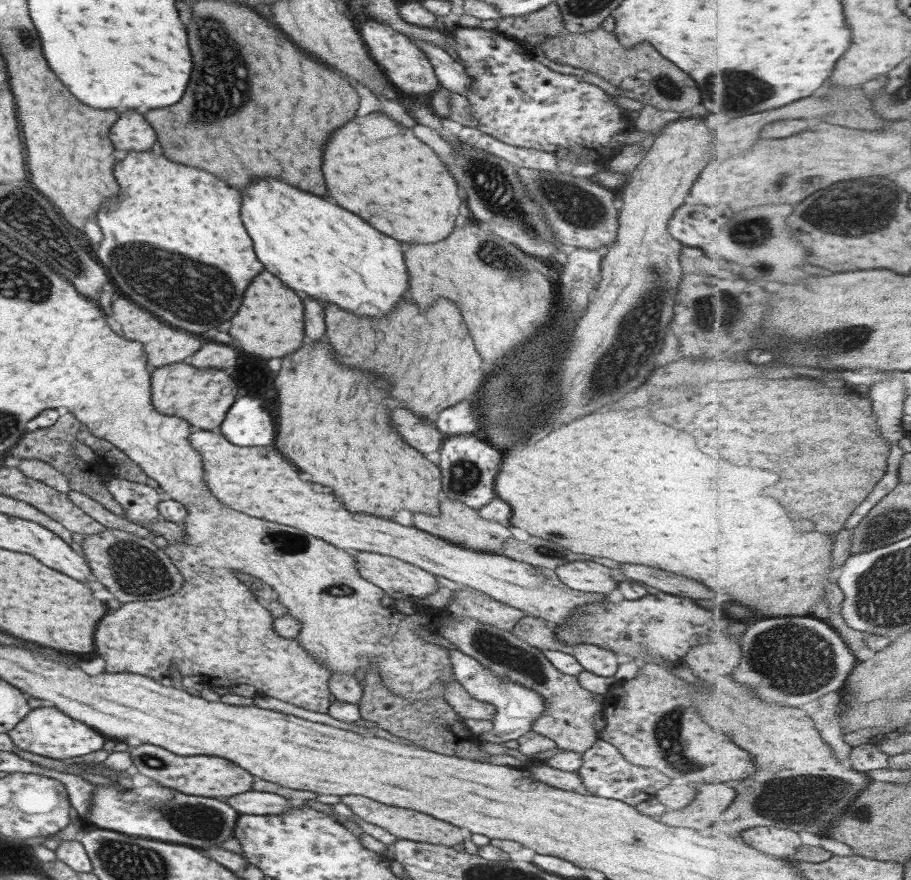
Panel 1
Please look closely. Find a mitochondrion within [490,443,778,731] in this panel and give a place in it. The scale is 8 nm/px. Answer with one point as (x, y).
(544, 551)

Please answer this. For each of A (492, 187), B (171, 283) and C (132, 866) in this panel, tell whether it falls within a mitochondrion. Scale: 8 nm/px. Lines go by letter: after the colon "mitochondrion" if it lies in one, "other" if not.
A: mitochondrion
B: mitochondrion
C: mitochondrion

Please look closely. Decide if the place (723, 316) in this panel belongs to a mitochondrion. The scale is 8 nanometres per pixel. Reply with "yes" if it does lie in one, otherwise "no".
yes

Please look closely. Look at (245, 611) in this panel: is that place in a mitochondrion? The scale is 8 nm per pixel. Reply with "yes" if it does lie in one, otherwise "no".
no

